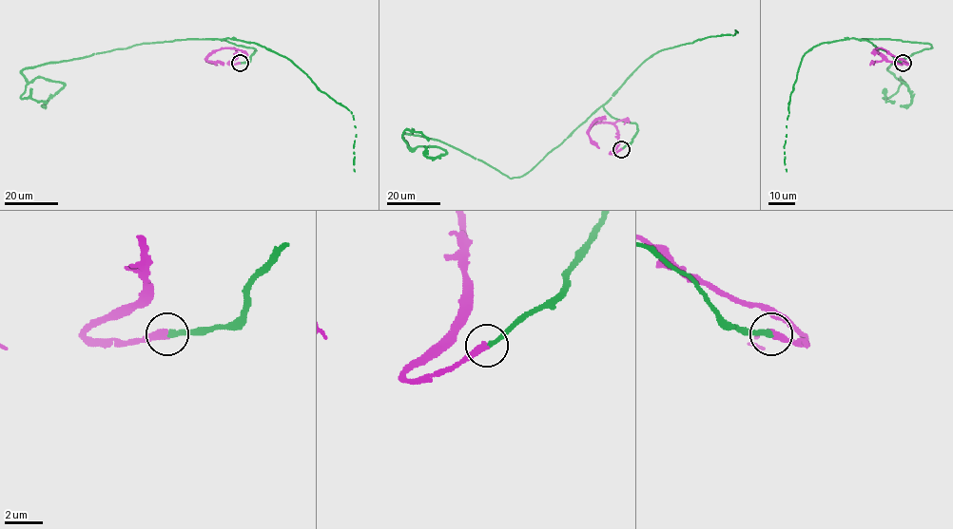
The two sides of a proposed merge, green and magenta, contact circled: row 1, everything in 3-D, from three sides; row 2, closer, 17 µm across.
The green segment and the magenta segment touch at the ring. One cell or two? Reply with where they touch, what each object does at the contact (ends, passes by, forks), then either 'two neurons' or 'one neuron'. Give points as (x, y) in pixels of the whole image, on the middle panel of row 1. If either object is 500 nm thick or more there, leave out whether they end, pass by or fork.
(621, 149) | green ends | magenta ends | one neuron

